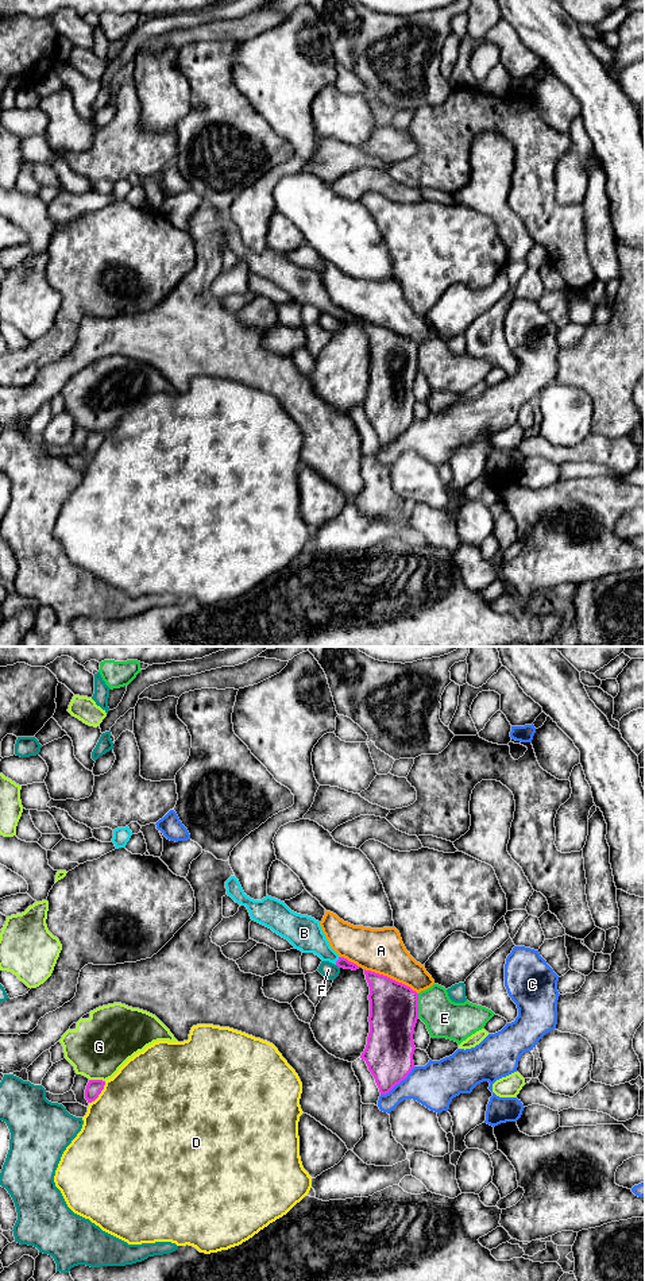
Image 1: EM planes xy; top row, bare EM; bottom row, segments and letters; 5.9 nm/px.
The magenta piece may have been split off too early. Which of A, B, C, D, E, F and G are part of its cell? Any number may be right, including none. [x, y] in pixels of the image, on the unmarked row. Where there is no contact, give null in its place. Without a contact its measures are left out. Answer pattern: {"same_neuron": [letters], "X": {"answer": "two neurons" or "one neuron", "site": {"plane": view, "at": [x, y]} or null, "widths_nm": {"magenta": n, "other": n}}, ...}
{"same_neuron": ["B"], "A": {"answer": "two neurons", "site": {"plane": "xy", "at": [391, 331]}, "widths_nm": {"magenta": 280, "other": 260}}, "B": {"answer": "one neuron", "site": {"plane": "xy", "at": [338, 312]}, "widths_nm": {"magenta": 60, "other": 200}}, "C": {"answer": "two neurons", "site": {"plane": "xy", "at": [398, 435]}, "widths_nm": {"magenta": 280, "other": 260}}, "D": {"answer": "two neurons", "site": {"plane": "xy", "at": [100, 444]}, "widths_nm": {"magenta": 90, "other": 500}}, "E": {"answer": "two neurons", "site": {"plane": "xy", "at": [417, 358]}, "widths_nm": {"magenta": 280, "other": 220}}, "F": {"answer": "two neurons", "site": {"plane": "xy", "at": [338, 317]}, "widths_nm": {"magenta": 60, "other": 90}}, "G": {"answer": "two neurons", "site": {"plane": "xy", "at": [97, 432]}, "widths_nm": {"magenta": 90, "other": 360}}}

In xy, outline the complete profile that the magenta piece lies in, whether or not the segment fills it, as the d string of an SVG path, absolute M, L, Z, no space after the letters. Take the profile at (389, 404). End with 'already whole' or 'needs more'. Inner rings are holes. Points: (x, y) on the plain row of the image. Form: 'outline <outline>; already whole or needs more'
outline M366 321L364 327L370 339L370 385L360 410L366 413L381 447L386 447L414 420L418 346L387 328Z; already whole

